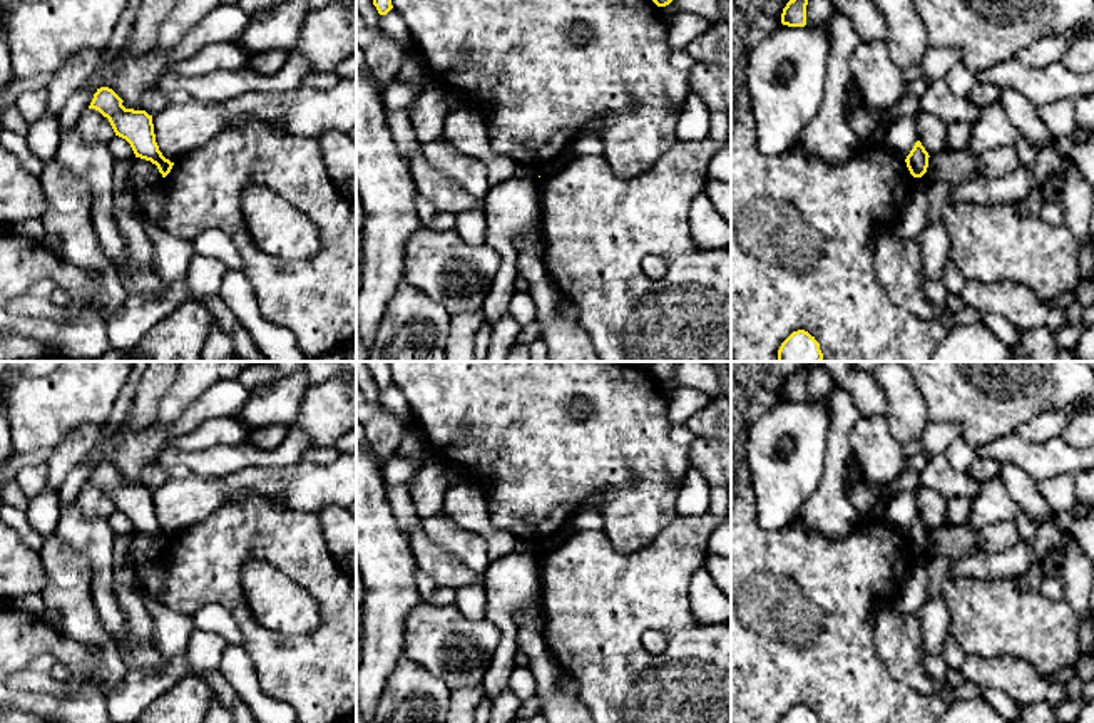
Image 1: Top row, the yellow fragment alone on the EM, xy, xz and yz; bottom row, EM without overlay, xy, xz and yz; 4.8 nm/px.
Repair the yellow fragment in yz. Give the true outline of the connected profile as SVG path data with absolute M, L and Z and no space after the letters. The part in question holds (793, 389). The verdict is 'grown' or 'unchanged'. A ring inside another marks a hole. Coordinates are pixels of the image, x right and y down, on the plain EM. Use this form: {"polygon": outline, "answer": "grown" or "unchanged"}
{"polygon": "M806 368L796 370L786 378L781 388L781 398L788 402L805 402L806 400Z", "answer": "unchanged"}

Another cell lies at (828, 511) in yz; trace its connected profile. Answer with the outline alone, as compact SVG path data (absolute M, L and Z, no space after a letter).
M841 387L833 388L830 403L831 428L823 477L818 489L805 502L800 517L815 532L841 537L861 520L846 495L846 460L851 455L848 437L861 415L851 395Z

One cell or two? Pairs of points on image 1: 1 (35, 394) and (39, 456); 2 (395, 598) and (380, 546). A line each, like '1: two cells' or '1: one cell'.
1: two cells
2: one cell

